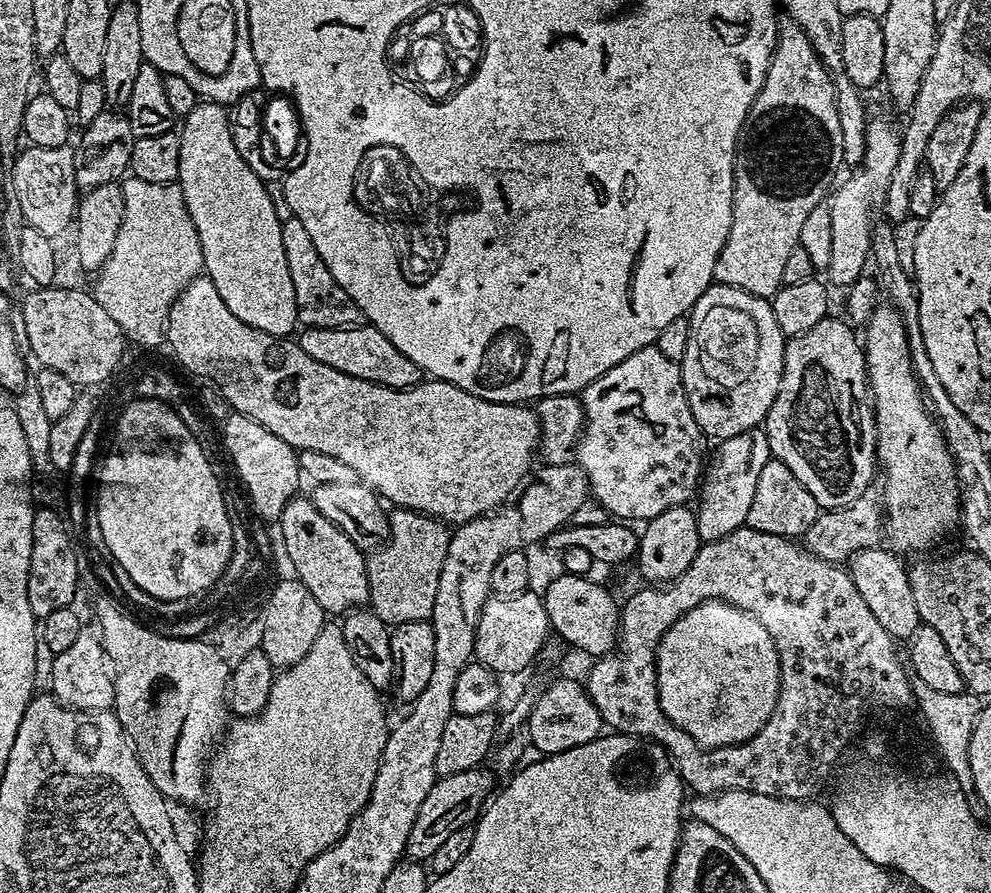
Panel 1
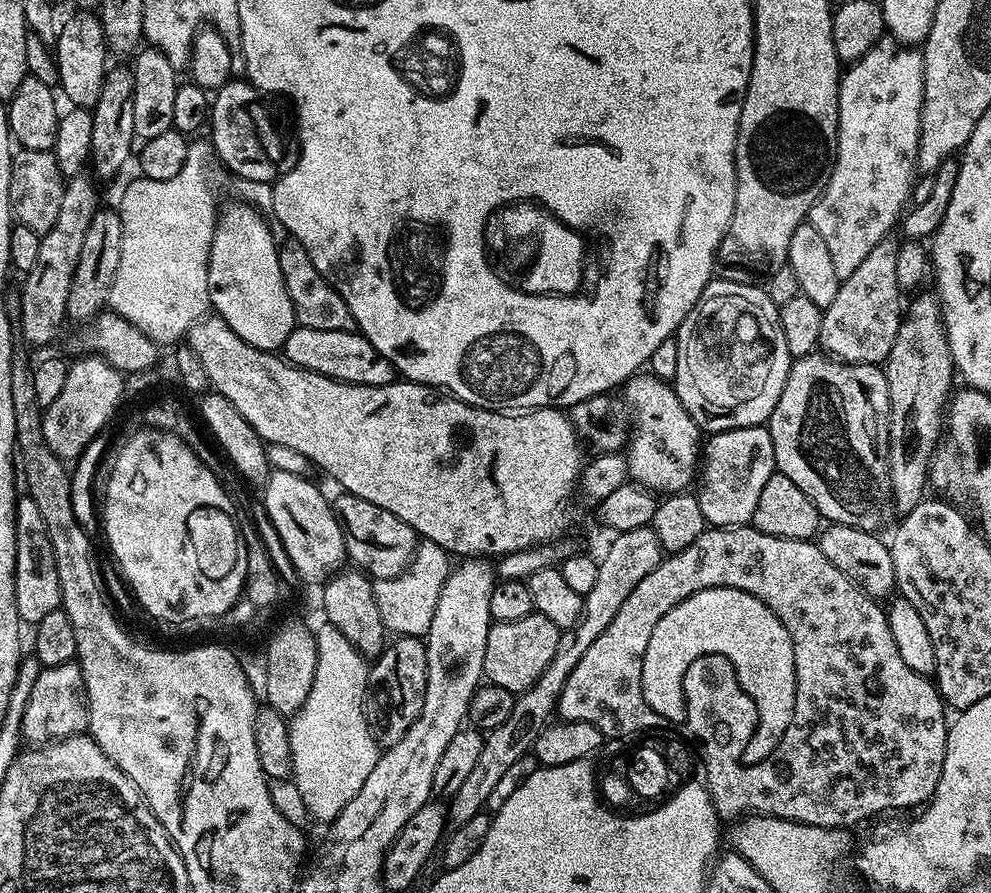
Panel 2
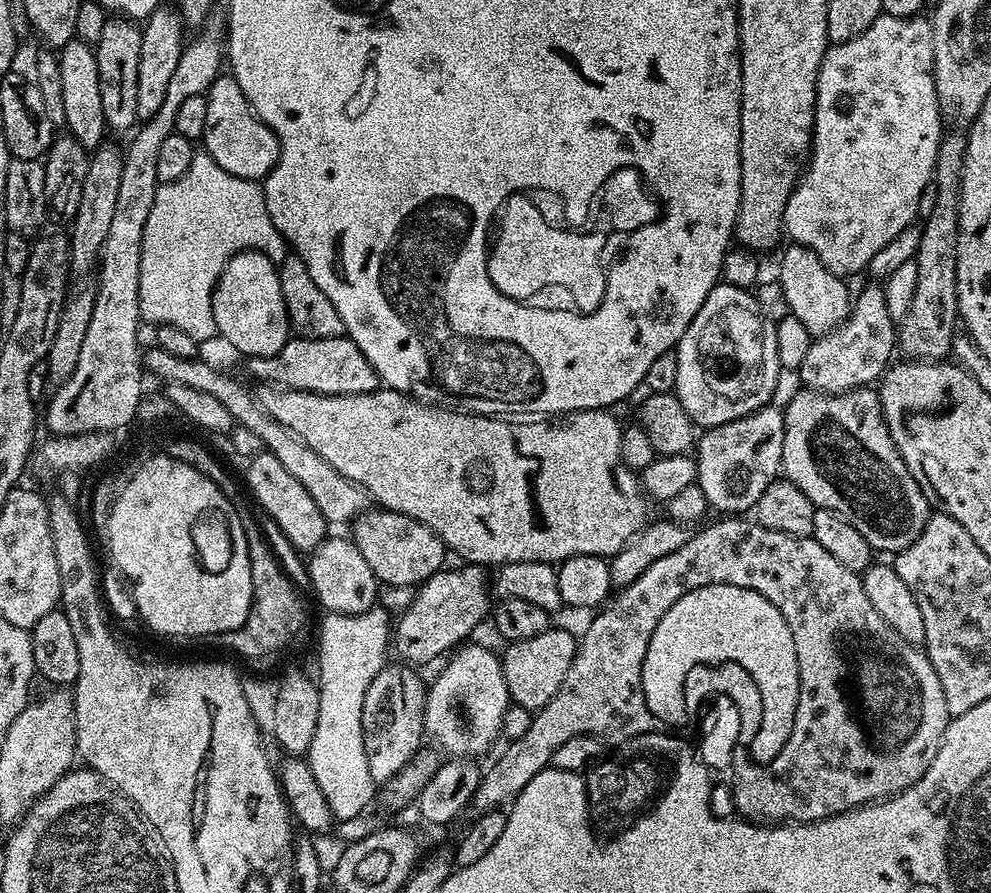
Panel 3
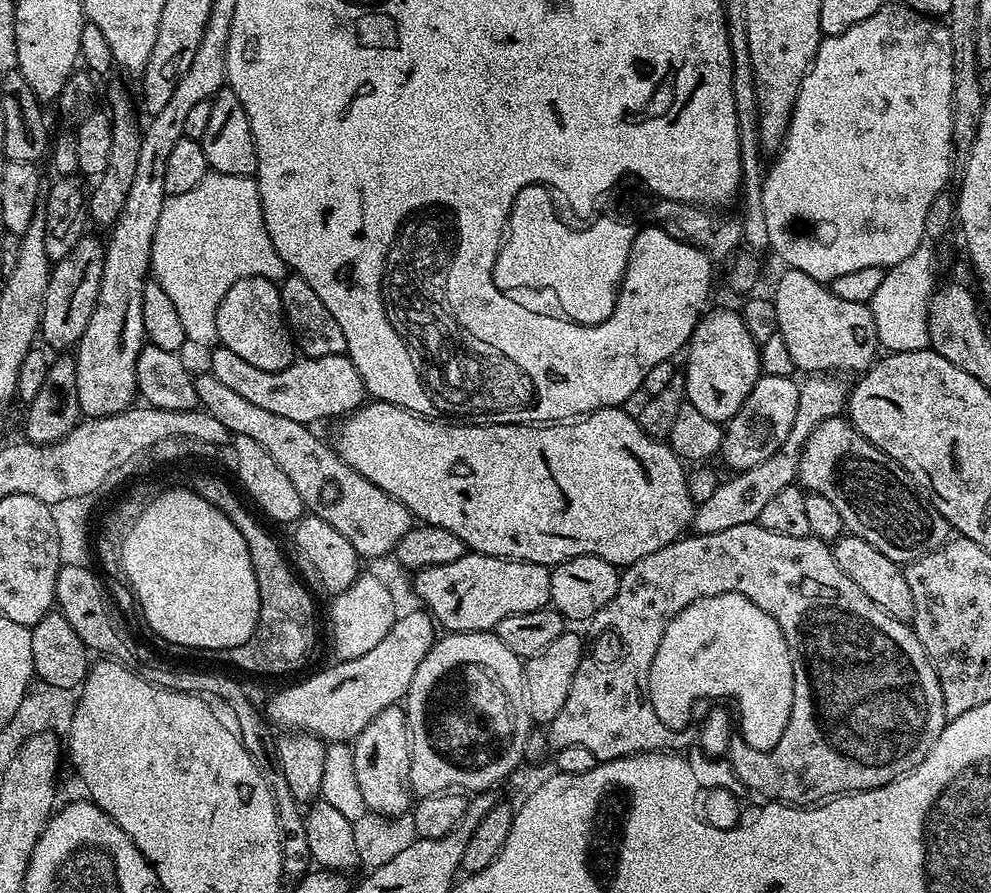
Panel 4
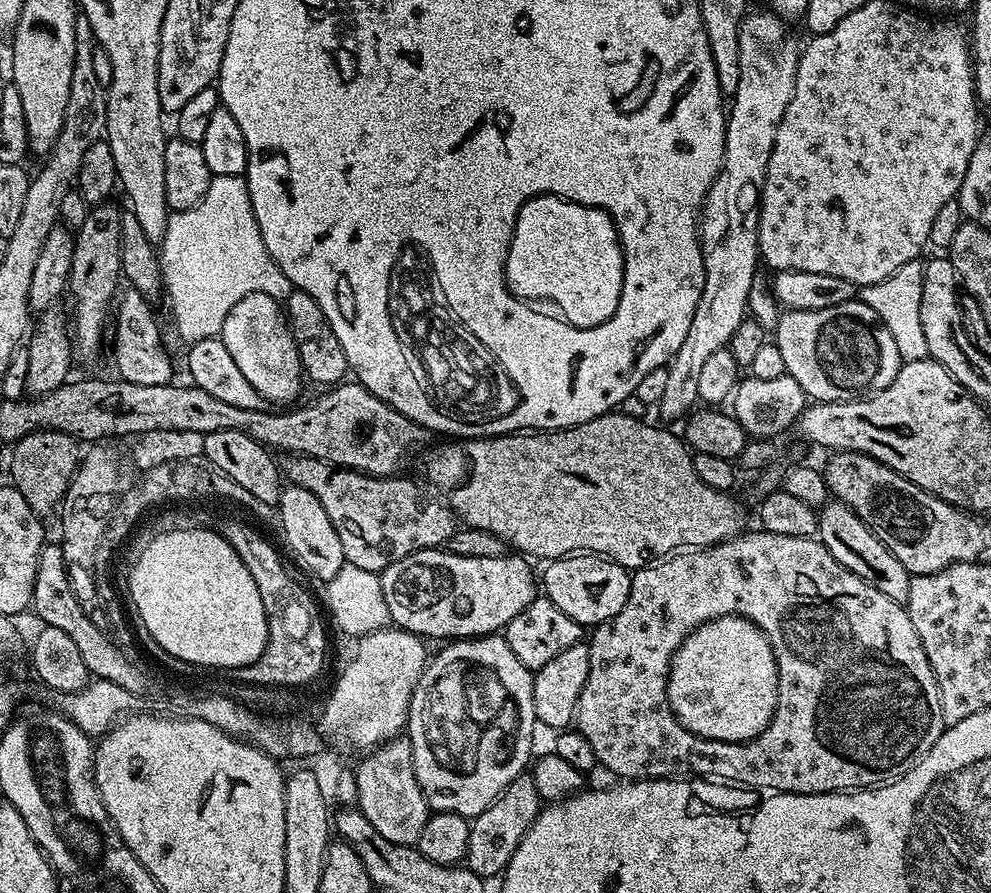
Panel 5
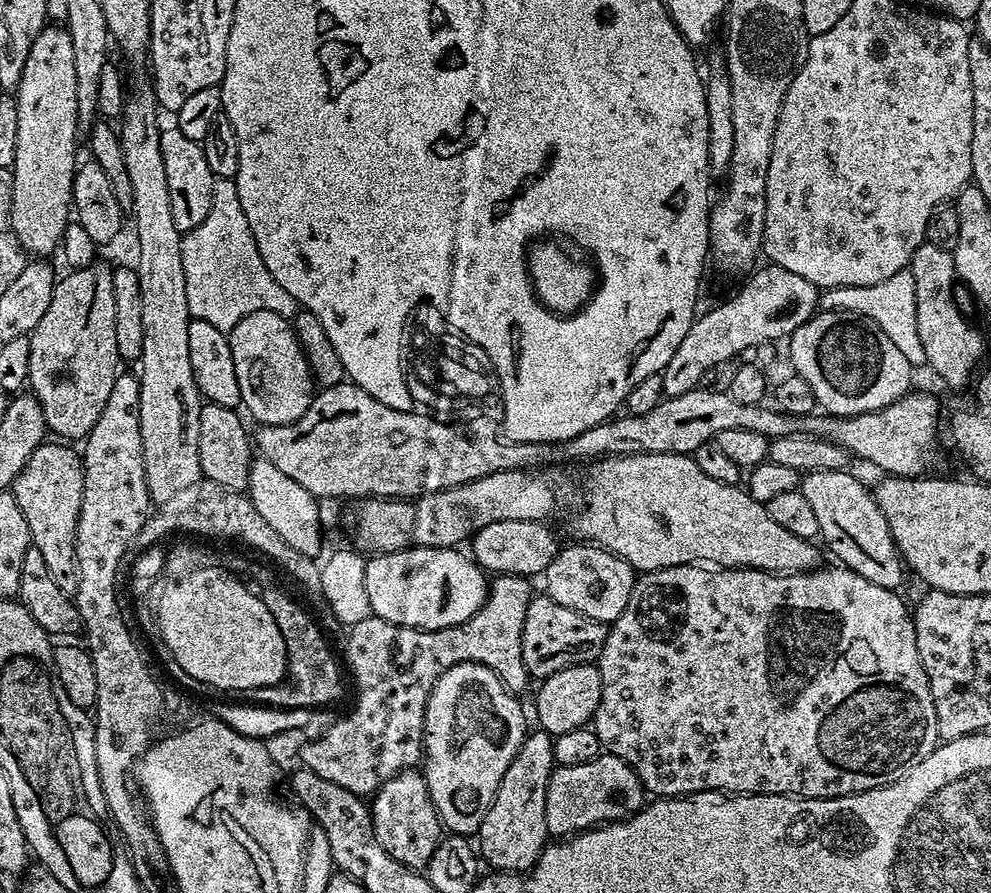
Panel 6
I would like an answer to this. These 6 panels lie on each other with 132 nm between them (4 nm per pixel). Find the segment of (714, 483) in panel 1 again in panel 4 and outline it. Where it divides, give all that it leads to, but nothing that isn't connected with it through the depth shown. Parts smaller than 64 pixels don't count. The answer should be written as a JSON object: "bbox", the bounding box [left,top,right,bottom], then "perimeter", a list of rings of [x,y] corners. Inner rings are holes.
{"bbox":[720,375,800,471],"perimeter":[[[761,375],[756,387],[752,389],[752,393],[746,398],[746,402],[742,402],[742,406],[734,413],[732,419],[727,421],[720,458],[723,458],[732,468],[731,471],[752,469],[764,462],[766,458],[770,458],[770,454],[774,454],[774,450],[778,450],[778,446],[782,446],[782,442],[786,440],[786,435],[794,426],[794,414],[798,410],[800,384],[792,383],[789,378]]]}

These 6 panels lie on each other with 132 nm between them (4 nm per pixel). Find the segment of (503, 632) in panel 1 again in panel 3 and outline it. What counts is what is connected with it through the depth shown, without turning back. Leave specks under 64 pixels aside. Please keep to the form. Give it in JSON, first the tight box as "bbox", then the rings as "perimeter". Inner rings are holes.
{"bbox":[500,626,578,710],"perimeter":[[[549,626],[545,632],[534,638],[513,640],[502,652],[500,665],[506,678],[506,690],[511,703],[529,710],[546,706],[554,694],[558,694],[558,686],[562,686],[562,678],[566,678],[566,670],[574,662],[574,654],[578,640],[564,628]]]}

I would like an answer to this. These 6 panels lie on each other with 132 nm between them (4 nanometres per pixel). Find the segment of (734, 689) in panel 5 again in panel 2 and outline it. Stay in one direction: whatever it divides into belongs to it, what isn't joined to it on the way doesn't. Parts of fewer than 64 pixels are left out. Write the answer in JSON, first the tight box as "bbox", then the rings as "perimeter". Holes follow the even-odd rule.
{"bbox":[642,588,796,756],"perimeter":[[[707,588],[701,592],[696,592],[692,596],[686,597],[682,602],[678,602],[678,606],[674,606],[674,610],[670,610],[666,614],[662,614],[662,618],[654,626],[654,634],[650,634],[650,642],[646,646],[646,654],[642,658],[642,694],[646,698],[646,702],[654,702],[654,688],[652,684],[658,684],[658,664],[660,664],[660,654],[666,654],[666,650],[678,652],[674,656],[674,662],[684,662],[684,656],[696,656],[696,652],[728,652],[728,656],[732,656],[732,660],[736,660],[736,668],[740,668],[741,679],[744,687],[756,693],[756,676],[760,676],[760,709],[763,713],[763,719],[760,723],[760,744],[764,744],[764,756],[768,756],[774,750],[774,746],[778,746],[778,742],[782,738],[782,734],[786,734],[786,726],[790,726],[790,718],[794,714],[794,698],[796,697],[796,671],[794,670],[794,642],[790,642],[790,634],[786,630],[786,626],[782,626],[782,622],[761,602],[758,598],[754,598],[754,594],[746,594],[737,588]]]}

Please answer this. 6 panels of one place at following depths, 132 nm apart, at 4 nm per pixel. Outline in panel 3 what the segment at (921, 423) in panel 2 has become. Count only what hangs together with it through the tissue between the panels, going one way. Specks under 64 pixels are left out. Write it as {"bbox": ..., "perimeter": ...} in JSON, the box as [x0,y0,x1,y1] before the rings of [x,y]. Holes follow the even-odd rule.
{"bbox":[898,131,967,362],"perimeter":[[[945,131],[940,137],[938,158],[934,162],[934,210],[923,217],[920,228],[920,241],[916,251],[916,269],[918,270],[918,286],[914,286],[914,298],[910,302],[910,310],[906,310],[903,320],[898,324],[898,348],[905,352],[908,360],[940,362],[952,351],[952,340],[958,334],[958,214],[960,213],[960,195],[962,194],[962,174],[966,162],[967,135],[961,132]]]}

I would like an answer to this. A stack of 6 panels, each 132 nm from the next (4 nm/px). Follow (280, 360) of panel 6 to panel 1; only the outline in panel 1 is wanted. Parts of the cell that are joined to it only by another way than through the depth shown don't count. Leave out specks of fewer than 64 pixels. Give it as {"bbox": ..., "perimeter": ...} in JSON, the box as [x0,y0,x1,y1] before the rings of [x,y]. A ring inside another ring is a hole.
{"bbox":[178,102,298,337],"perimeter":[[[198,102],[194,106],[194,110],[190,110],[190,114],[183,117],[182,124],[184,124],[184,129],[179,129],[178,132],[180,138],[180,153],[178,154],[180,178],[178,183],[184,195],[186,210],[194,222],[194,230],[198,230],[198,242],[202,246],[202,258],[204,259],[204,272],[210,278],[210,282],[214,282],[218,294],[222,294],[222,302],[226,302],[226,306],[230,306],[234,318],[242,318],[242,322],[246,322],[246,326],[254,326],[254,330],[266,330],[266,334],[271,336],[291,337],[298,328],[294,282],[290,282],[290,266],[286,266],[286,250],[282,246],[282,230],[280,229],[282,221],[278,218],[274,202],[270,202],[267,183],[260,180],[258,174],[254,174],[254,170],[250,170],[250,166],[246,166],[246,162],[242,162],[242,154],[238,154],[238,146],[234,146],[234,138],[230,134],[228,108],[225,105]]]}

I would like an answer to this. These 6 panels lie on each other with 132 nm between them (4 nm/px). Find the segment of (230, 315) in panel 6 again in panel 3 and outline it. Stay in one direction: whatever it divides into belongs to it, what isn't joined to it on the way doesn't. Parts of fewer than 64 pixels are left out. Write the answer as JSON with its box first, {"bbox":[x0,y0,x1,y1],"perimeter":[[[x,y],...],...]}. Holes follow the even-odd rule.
{"bbox":[141,150,290,342],"perimeter":[[[197,150],[190,170],[178,182],[160,185],[154,194],[154,206],[150,206],[146,230],[142,230],[141,317],[152,326],[178,326],[198,342],[215,337],[212,291],[230,258],[249,250],[266,254],[278,266],[290,252],[288,241],[266,210],[263,187],[255,180],[226,174],[208,152]]]}

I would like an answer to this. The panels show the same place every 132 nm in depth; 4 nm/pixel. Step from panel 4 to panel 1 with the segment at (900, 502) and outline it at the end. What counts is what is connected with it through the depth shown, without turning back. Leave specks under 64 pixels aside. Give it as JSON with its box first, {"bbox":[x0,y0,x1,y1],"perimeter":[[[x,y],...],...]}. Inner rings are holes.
{"bbox":[763,314,878,509],"perimeter":[[[835,314],[825,316],[822,322],[811,327],[802,334],[791,337],[784,345],[784,369],[782,370],[782,382],[778,386],[778,394],[774,398],[774,406],[766,414],[763,425],[766,438],[769,440],[769,450],[775,459],[780,460],[786,466],[790,466],[794,478],[814,494],[814,502],[820,504],[821,509],[847,508],[854,498],[858,498],[866,489],[873,487],[872,475],[877,475],[878,461],[876,458],[876,410],[872,403],[872,389],[868,387],[868,367],[864,361],[864,345],[857,329],[847,319],[839,320]]]}

